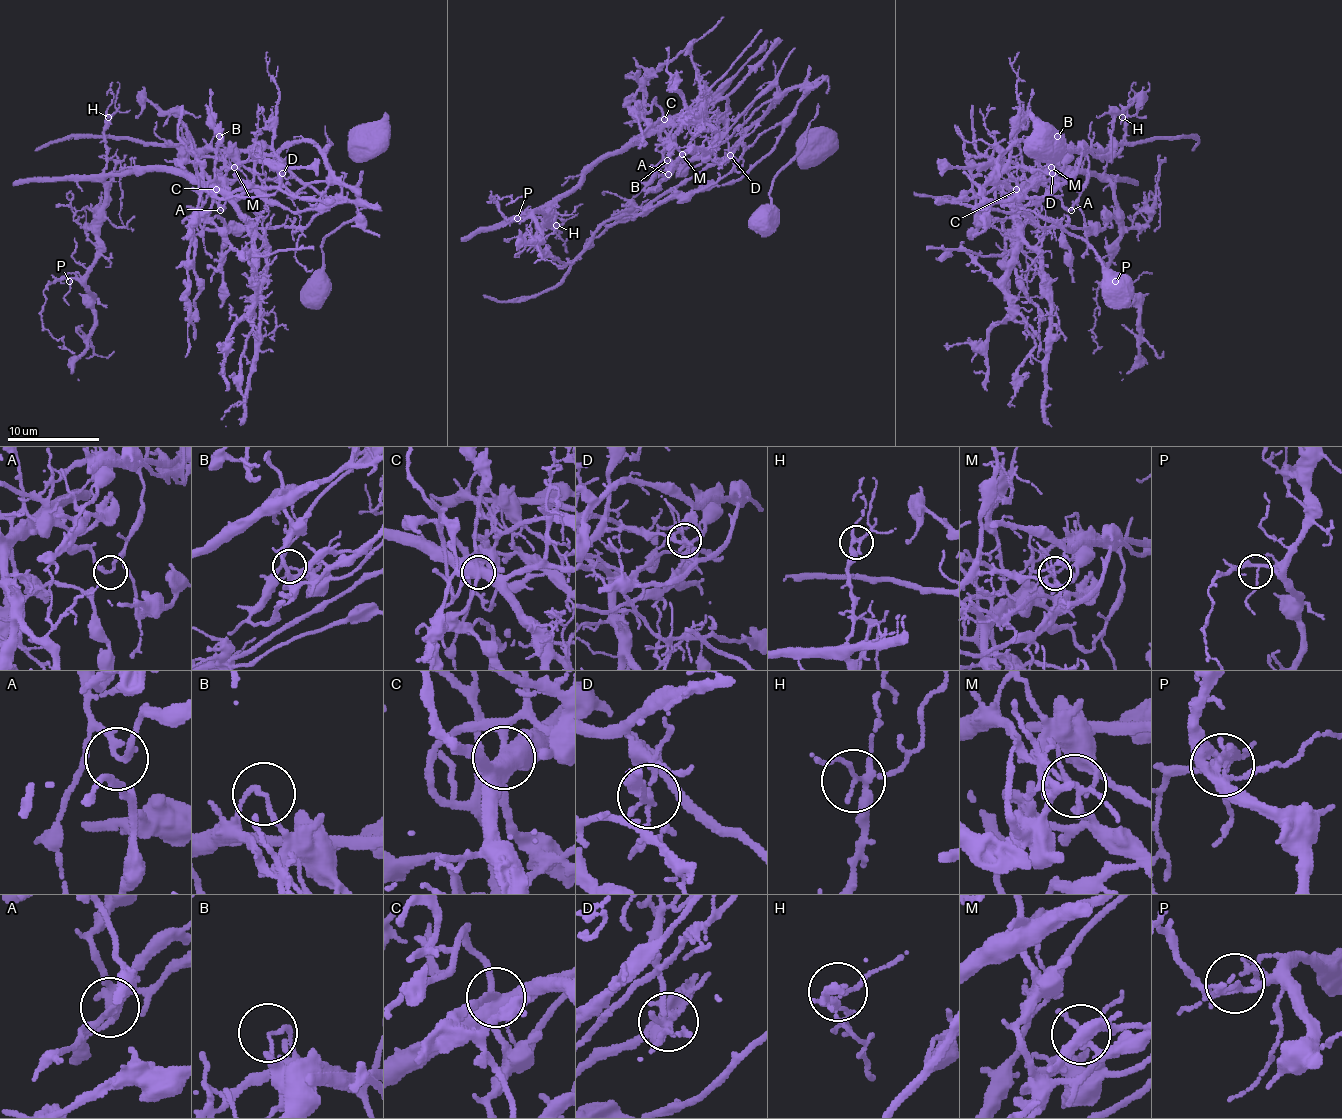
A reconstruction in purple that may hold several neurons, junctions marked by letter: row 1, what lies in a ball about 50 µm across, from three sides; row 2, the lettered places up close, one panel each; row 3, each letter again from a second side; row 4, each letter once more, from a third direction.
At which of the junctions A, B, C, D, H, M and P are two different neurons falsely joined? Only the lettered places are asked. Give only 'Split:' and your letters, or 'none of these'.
Split: A, B, C, D, M

